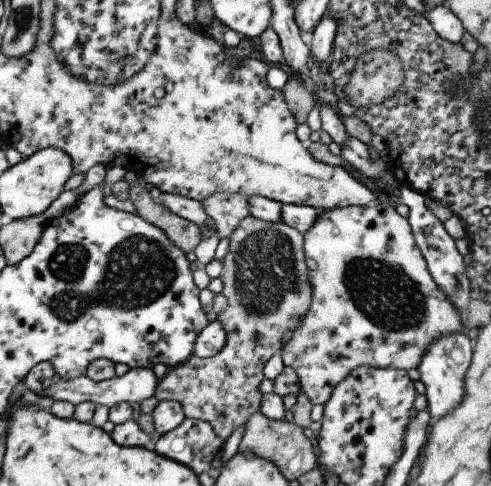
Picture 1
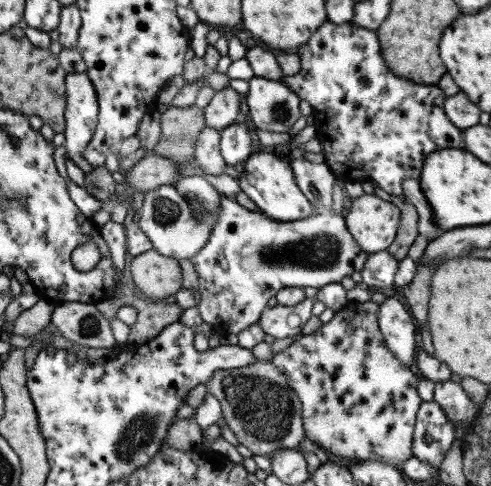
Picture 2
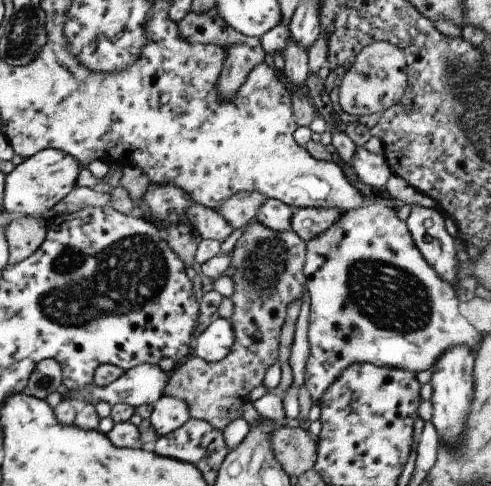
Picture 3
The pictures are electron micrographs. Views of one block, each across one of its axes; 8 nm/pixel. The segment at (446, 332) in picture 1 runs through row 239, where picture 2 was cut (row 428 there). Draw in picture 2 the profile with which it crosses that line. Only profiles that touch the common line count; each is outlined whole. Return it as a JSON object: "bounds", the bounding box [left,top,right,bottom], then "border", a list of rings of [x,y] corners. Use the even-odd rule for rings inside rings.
{"bounds":[269,300,423,468],"border":[[[371,300],[347,304],[317,332],[301,336],[289,348],[277,352],[269,362],[291,380],[291,388],[303,400],[303,426],[309,440],[327,448],[333,456],[347,460],[375,460],[399,468],[403,460],[413,456],[411,444],[415,416],[423,404],[417,394],[417,384],[421,378],[387,348],[377,324],[377,308],[379,304],[373,304]]]}

